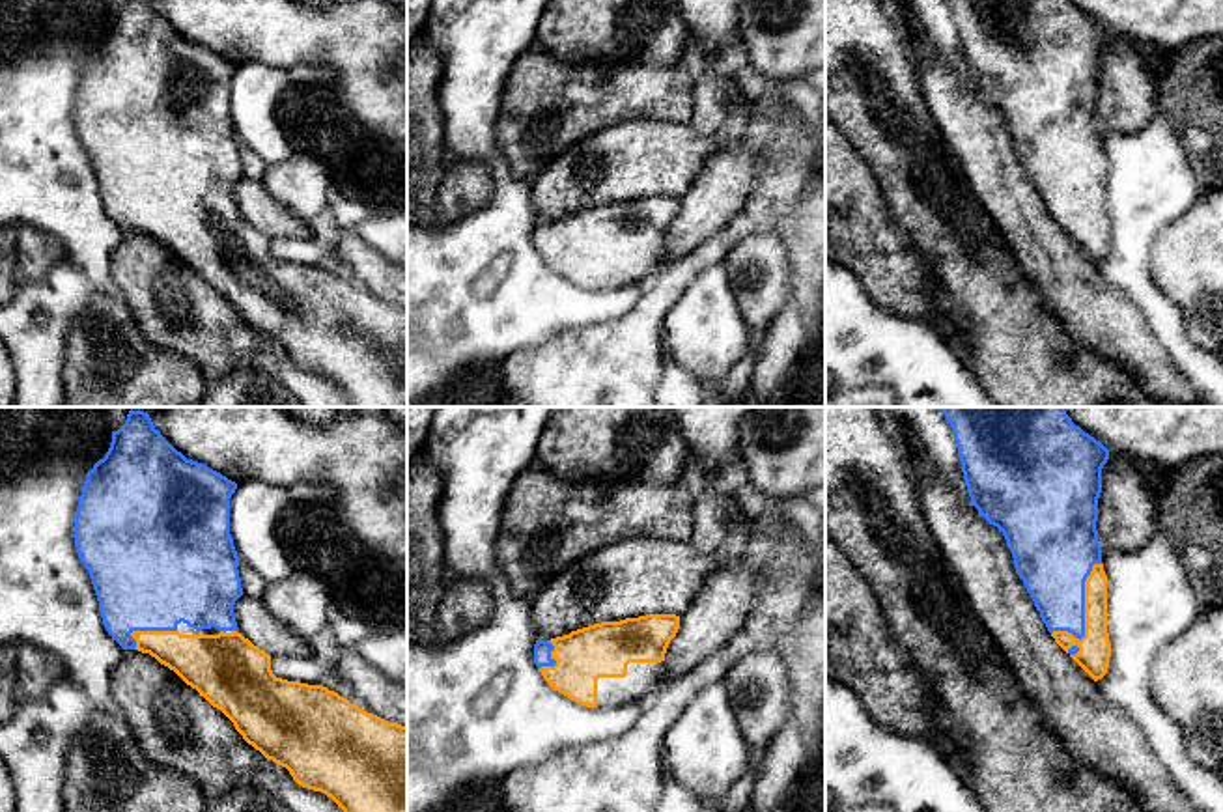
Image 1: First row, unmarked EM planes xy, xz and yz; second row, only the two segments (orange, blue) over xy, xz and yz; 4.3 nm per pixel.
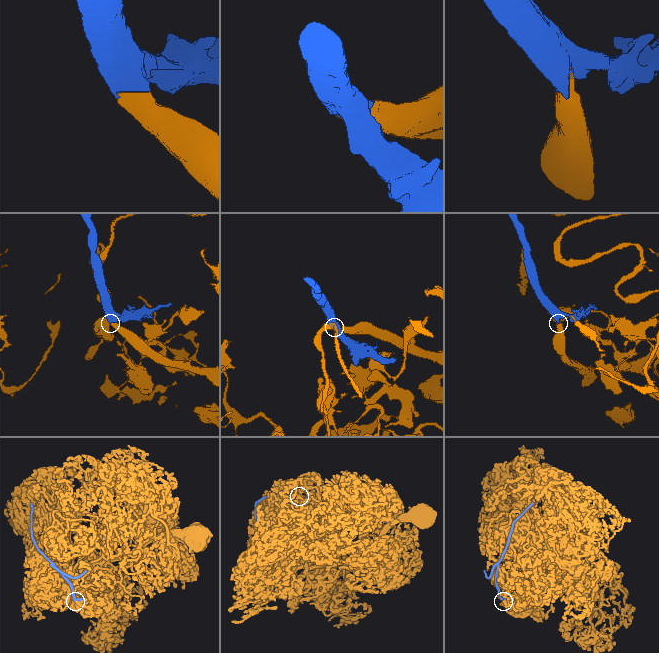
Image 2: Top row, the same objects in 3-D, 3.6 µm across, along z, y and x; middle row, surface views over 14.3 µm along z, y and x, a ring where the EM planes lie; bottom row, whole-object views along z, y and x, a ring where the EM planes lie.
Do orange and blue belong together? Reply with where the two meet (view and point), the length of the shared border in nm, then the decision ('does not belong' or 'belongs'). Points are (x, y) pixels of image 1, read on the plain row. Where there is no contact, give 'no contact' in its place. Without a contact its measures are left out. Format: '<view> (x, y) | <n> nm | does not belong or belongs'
yz (1085, 195) | 380 nm | does not belong

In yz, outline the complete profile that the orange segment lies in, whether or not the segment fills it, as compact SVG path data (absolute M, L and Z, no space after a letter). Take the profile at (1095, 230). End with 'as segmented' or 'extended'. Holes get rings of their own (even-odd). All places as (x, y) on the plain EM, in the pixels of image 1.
M1094 146L1085 162L1085 218L1079 222L1068 213L1053 213L1051 218L1066 235L1072 228L1079 230L1070 239L1094 263L1107 256L1111 224L1107 215L1107 157L1104 146Z; as segmented

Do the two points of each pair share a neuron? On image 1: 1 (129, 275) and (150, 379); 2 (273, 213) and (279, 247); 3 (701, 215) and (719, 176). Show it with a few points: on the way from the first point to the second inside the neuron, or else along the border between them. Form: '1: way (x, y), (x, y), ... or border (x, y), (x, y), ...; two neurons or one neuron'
1: border (118, 295), (137, 329), (178, 355); two neurons
2: border (310, 236), (271, 239); two neurons
3: way (708, 206), (717, 195), (719, 185); one neuron

